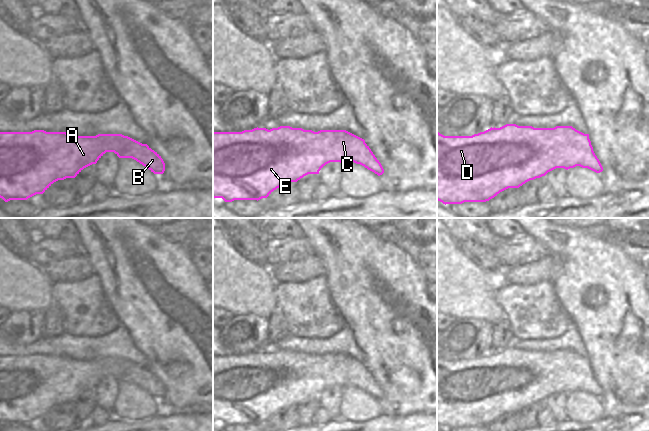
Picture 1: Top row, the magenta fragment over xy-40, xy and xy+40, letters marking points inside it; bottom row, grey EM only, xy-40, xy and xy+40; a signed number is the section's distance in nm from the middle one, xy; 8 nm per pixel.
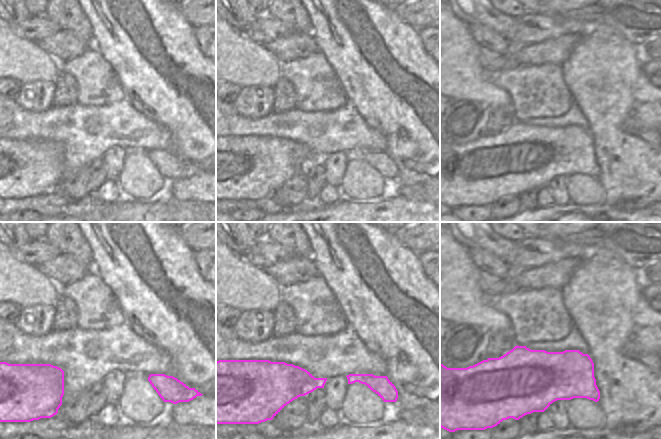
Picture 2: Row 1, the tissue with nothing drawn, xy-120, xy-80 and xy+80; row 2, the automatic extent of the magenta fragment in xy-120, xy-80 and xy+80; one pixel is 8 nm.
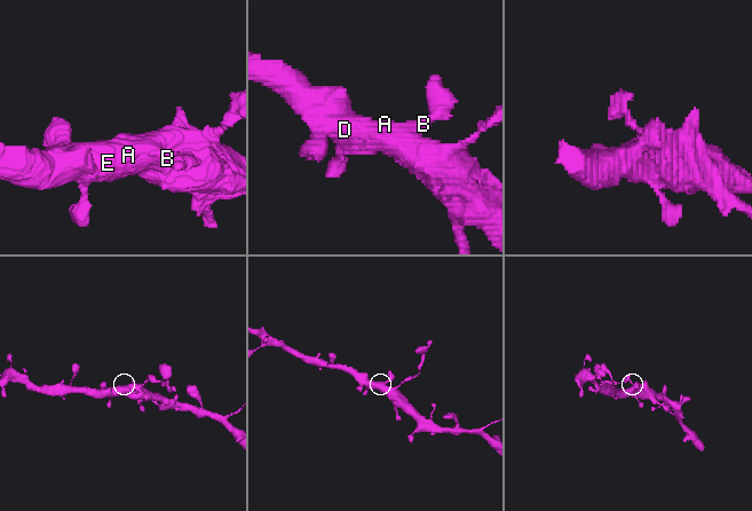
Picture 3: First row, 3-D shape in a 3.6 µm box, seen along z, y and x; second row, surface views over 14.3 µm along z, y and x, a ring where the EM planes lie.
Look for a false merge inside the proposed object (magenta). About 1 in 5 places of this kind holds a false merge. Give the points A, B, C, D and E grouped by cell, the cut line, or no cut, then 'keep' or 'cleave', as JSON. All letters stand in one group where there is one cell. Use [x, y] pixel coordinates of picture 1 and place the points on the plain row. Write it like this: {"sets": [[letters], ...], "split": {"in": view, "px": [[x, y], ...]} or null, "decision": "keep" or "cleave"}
{"sets": [["A", "B", "C", "D", "E"]], "split": null, "decision": "keep"}

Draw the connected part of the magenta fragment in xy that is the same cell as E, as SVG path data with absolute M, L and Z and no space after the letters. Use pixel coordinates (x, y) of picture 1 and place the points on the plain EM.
M280 350L270 354L266 352L254 352L252 354L244 354L242 356L213 356L213 422L222 422L225 426L232 426L234 424L260 424L267 422L274 414L288 406L297 406L308 398L319 398L319 395L330 386L340 386L346 388L354 386L374 396L378 400L384 397L384 393L375 381L365 364L346 355L346 354L320 354L314 356L312 354L304 354L302 352L292 352L290 350Z

